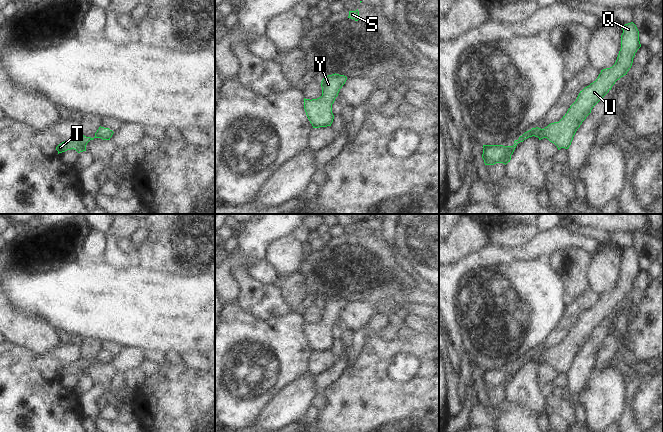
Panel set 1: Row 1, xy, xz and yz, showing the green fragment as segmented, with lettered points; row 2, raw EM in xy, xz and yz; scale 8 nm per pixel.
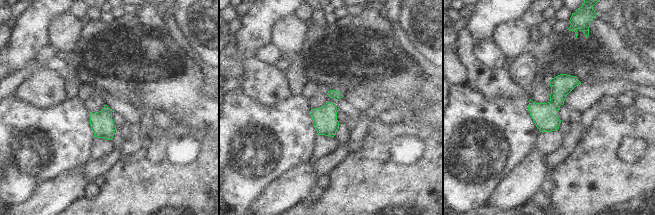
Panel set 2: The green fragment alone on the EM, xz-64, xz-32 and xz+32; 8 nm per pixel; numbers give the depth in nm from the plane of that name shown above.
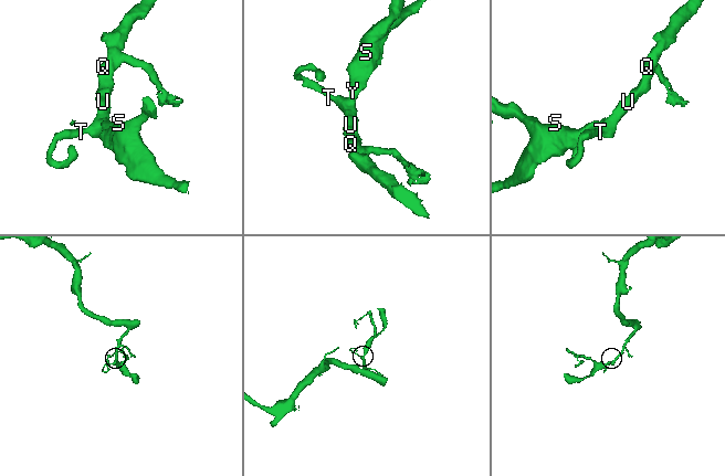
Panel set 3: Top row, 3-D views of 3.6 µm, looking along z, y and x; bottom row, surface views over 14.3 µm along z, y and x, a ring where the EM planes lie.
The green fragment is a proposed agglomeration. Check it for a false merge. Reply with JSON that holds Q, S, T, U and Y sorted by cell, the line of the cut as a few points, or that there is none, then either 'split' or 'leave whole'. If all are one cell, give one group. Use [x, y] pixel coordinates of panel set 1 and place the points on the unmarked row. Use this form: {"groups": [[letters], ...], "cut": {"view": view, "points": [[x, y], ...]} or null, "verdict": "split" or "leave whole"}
{"groups": [["Q", "S", "T", "U", "Y"]], "cut": null, "verdict": "leave whole"}

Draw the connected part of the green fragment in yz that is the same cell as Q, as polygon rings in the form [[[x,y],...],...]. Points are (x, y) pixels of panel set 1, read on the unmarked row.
[[[633,246],[625,248],[622,254],[621,273],[615,288],[601,294],[598,302],[580,315],[576,325],[559,346],[551,347],[544,353],[532,352],[515,364],[513,370],[483,369],[482,382],[485,389],[496,387],[506,389],[510,386],[517,368],[532,360],[538,361],[539,364],[547,362],[557,370],[558,374],[568,373],[577,353],[591,337],[592,332],[611,314],[617,304],[627,298],[635,277],[641,271],[639,255]]]

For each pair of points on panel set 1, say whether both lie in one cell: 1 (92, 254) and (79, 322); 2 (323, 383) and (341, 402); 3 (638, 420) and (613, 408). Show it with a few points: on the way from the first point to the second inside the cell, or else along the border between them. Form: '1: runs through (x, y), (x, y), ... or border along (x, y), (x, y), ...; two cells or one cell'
1: border along (70, 250), (79, 261), (101, 260); two cells
2: border along (344, 371), (325, 388); two cells
3: border along (627, 389), (624, 409), (617, 420); two cells

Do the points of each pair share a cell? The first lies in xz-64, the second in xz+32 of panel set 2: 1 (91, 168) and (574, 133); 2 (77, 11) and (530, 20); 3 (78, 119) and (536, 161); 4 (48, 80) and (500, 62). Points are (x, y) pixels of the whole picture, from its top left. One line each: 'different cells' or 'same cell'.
1: same cell
2: same cell
3: different cells
4: different cells

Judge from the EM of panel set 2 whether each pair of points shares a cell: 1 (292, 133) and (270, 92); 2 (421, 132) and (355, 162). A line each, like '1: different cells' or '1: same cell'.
1: different cells
2: same cell

